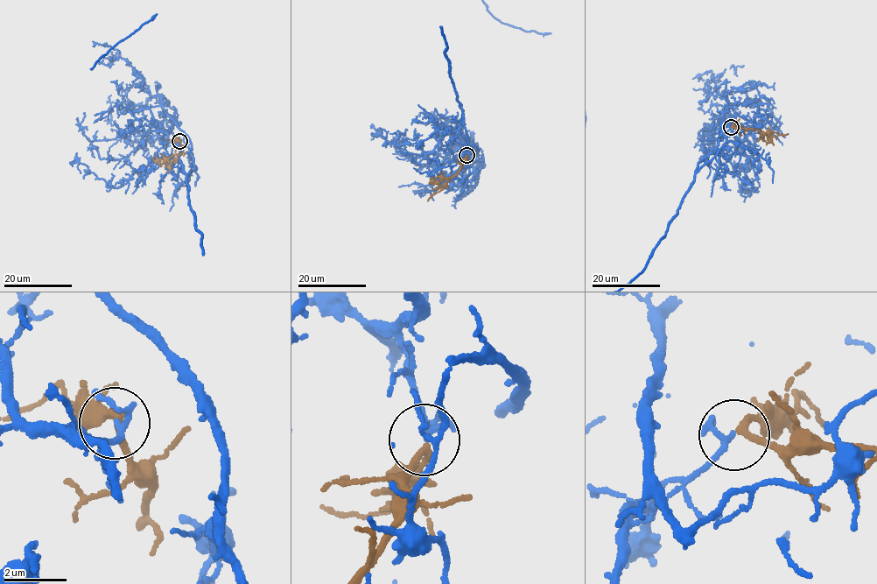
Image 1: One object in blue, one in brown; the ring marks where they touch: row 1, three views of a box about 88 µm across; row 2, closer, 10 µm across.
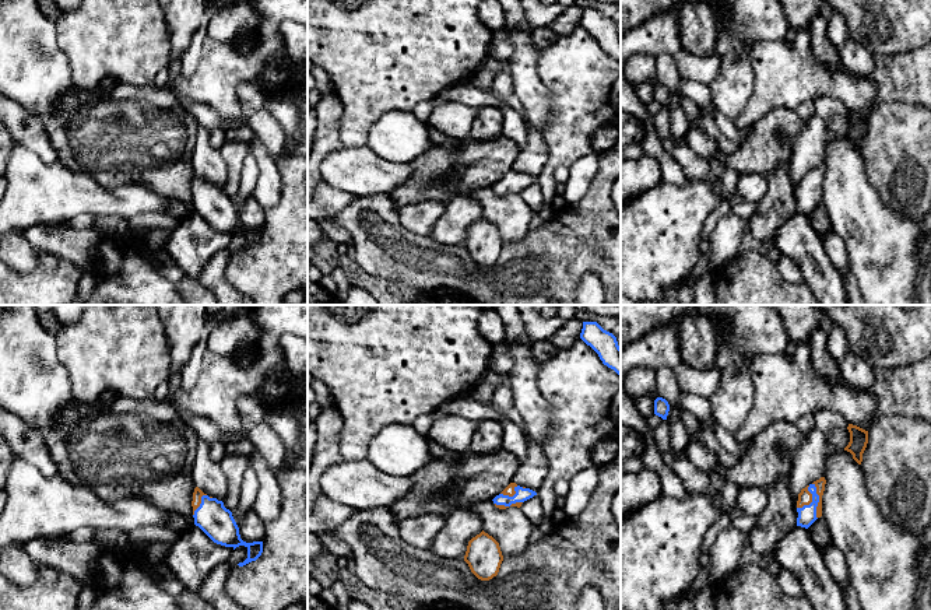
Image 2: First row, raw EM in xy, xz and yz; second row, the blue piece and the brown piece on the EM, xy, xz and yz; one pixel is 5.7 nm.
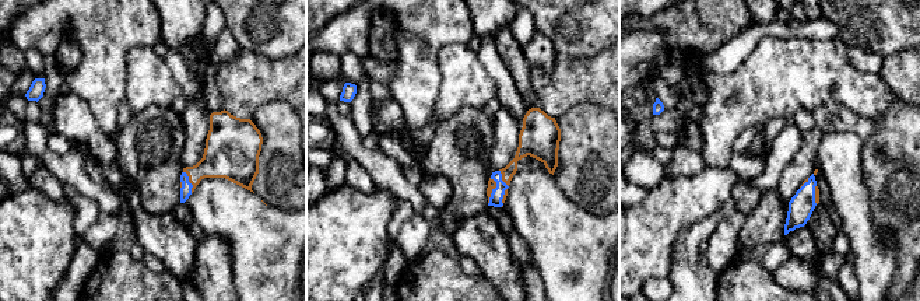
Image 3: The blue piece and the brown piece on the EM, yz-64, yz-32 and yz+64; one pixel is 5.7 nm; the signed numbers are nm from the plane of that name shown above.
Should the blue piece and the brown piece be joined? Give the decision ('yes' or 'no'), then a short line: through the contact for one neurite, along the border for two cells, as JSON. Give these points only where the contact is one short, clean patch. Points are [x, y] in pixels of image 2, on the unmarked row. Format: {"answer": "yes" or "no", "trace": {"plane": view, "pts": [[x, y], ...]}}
{"answer": "yes", "trace": {"plane": "yz", "pts": [[807, 202], [818, 188], [819, 171]]}}

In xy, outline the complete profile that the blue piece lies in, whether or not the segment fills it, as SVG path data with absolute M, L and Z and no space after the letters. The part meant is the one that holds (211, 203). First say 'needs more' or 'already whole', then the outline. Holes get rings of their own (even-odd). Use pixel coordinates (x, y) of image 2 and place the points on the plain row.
needs more; M196 173L192 193L194 211L199 213L214 229L232 234L233 236L239 232L247 235L247 245L243 249L239 249L239 253L256 248L261 242L263 228L243 228L232 199L224 193L222 187L208 183Z

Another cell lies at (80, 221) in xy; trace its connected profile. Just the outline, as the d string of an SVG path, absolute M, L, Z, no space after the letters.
M88 213L77 214L67 222L68 222L68 227L75 229L92 228L95 222L95 215Z

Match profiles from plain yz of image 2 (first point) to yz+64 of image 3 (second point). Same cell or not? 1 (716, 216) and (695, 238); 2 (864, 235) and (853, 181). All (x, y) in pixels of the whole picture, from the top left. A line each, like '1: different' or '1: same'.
1: same
2: same

